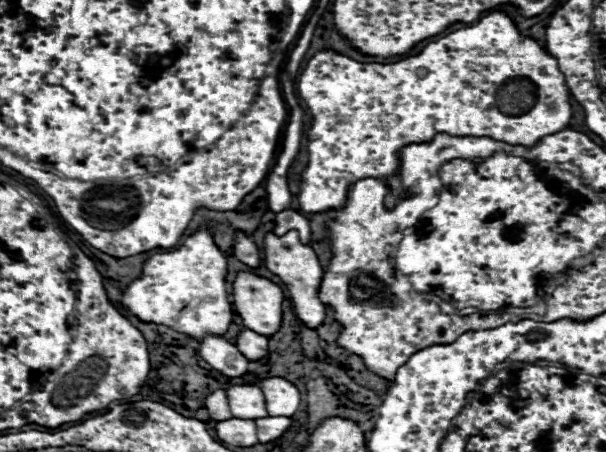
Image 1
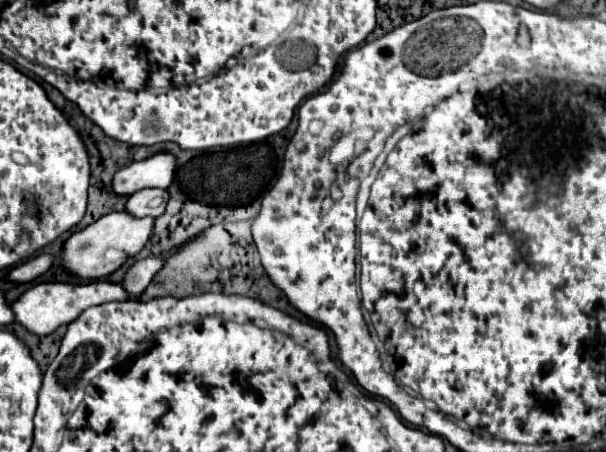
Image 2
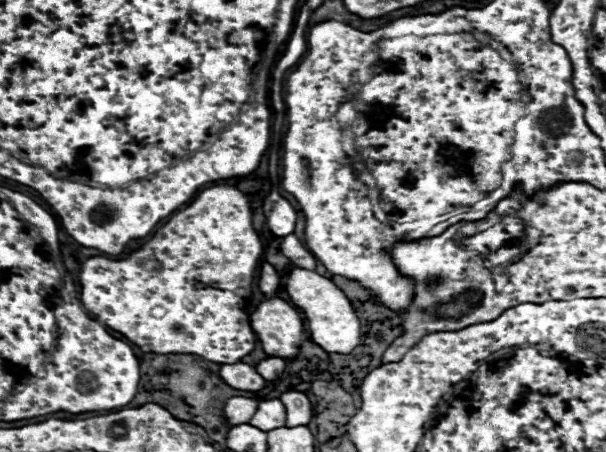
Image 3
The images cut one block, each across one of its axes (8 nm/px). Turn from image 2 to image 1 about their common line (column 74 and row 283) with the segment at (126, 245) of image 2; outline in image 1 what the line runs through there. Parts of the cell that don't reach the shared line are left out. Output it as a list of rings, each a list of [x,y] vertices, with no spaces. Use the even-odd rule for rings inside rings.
[[[240,270],[236,274],[236,280],[232,284],[232,306],[238,312],[238,316],[242,318],[242,324],[246,328],[254,330],[256,334],[264,334],[264,336],[276,334],[282,324],[282,302],[284,302],[284,292],[278,284],[274,284],[268,278],[262,278],[258,274],[244,272],[244,270]]]

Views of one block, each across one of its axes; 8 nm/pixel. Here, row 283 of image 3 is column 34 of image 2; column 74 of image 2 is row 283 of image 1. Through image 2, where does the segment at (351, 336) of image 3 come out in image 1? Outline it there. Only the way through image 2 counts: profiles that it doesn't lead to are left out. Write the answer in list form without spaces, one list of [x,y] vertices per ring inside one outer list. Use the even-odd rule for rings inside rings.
[[[290,230],[284,236],[276,236],[274,232],[268,232],[264,236],[264,264],[272,274],[276,274],[286,284],[288,296],[294,306],[294,314],[308,328],[318,328],[326,318],[326,306],[318,300],[318,286],[320,286],[320,278],[324,270],[312,246],[302,244],[294,230]]]

